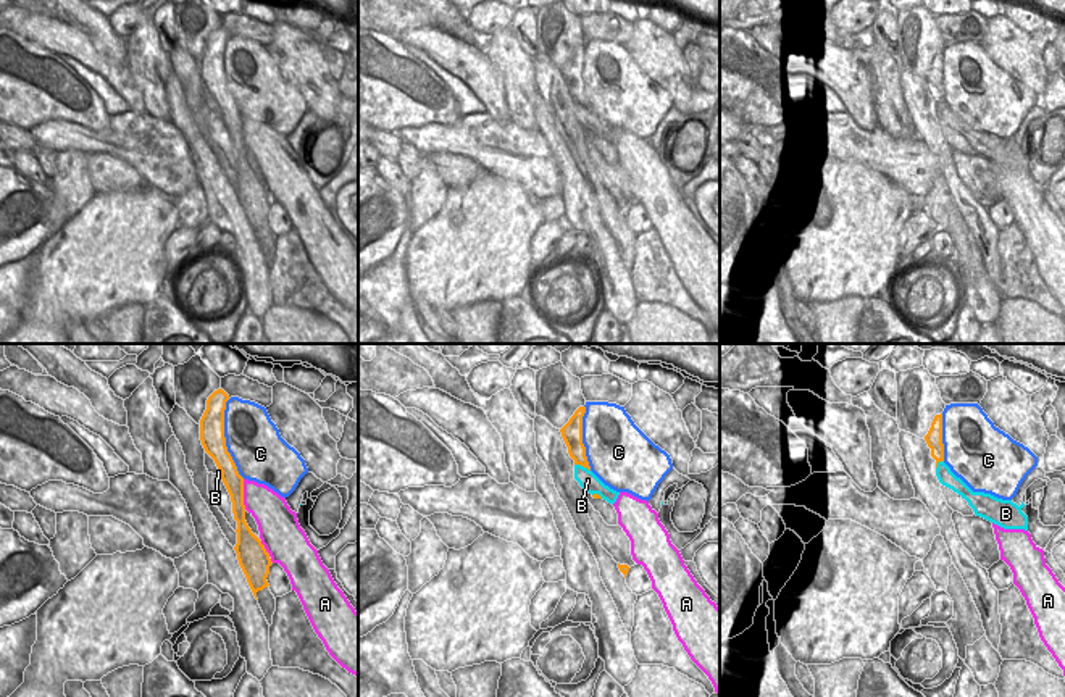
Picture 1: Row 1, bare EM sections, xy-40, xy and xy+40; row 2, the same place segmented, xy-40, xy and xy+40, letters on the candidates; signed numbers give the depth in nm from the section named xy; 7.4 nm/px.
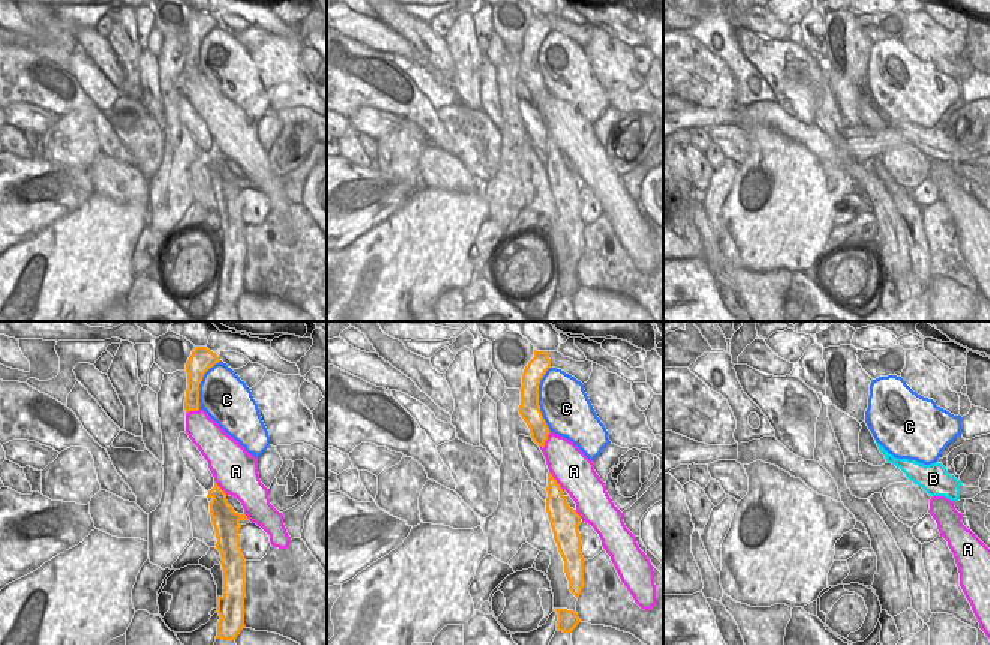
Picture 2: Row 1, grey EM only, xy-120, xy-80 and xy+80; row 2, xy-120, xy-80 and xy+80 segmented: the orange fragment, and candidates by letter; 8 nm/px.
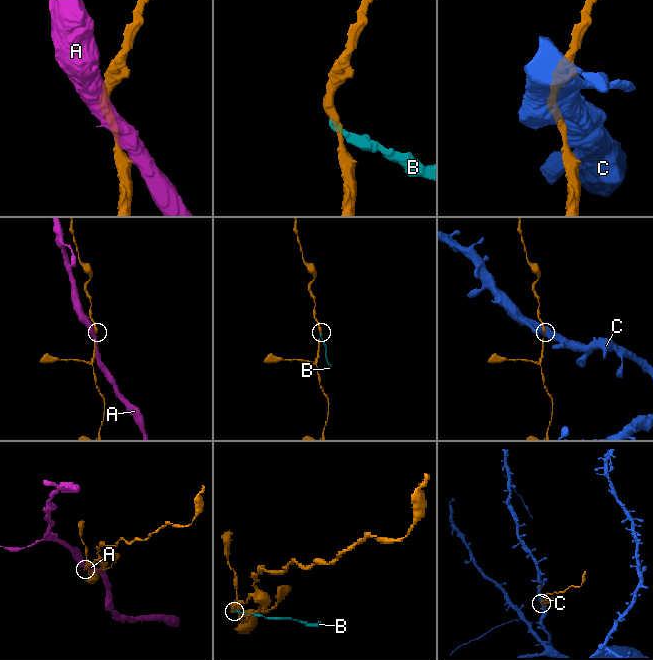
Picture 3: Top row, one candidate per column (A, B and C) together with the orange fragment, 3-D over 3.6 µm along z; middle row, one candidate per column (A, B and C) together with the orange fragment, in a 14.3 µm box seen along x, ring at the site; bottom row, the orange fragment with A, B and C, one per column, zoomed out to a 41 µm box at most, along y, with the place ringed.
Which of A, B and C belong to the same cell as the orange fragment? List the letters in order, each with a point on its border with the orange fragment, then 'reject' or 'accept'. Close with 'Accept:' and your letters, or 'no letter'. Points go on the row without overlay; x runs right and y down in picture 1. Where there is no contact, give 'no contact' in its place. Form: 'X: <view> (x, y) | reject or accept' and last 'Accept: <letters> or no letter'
A: xy-40 (242, 133) | reject
B: xy (583, 104) | reject
C: xy-40 (225, 78) | reject
Accept: no letter

